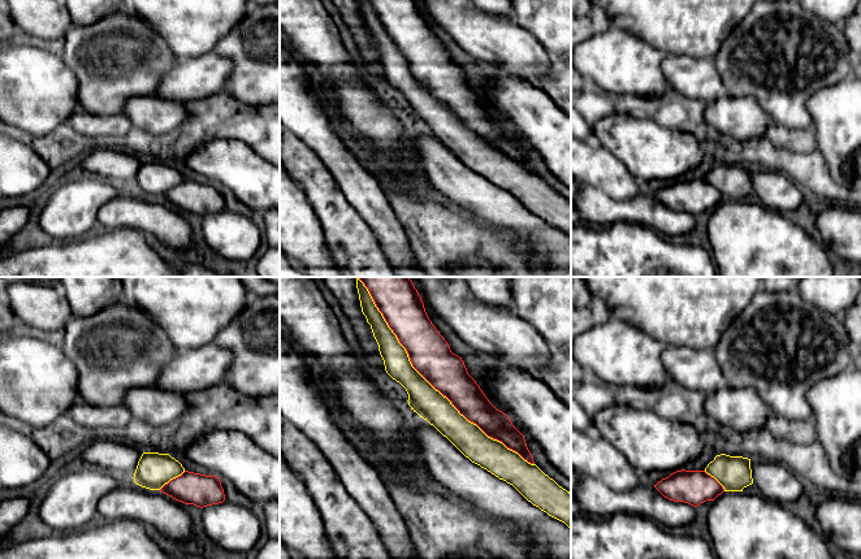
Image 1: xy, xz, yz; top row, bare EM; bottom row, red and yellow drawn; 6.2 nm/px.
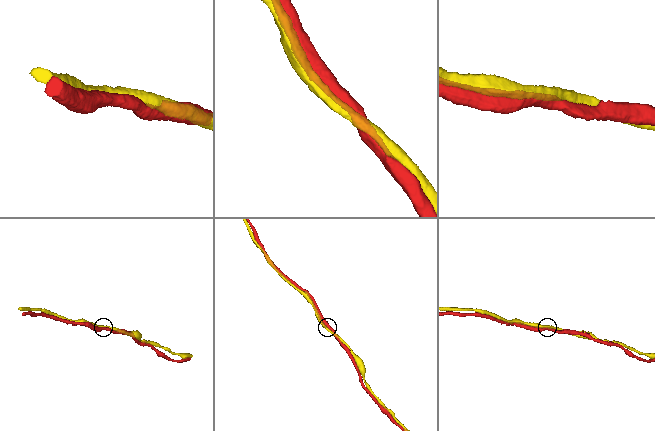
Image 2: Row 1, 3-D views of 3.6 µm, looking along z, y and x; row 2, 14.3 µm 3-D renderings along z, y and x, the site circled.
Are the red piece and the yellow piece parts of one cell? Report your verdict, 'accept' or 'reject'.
reject

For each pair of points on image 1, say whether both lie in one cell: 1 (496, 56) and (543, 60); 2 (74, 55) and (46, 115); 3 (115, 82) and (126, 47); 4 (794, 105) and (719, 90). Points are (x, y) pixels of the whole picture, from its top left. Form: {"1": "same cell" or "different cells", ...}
{"1": "same cell", "2": "different cells", "3": "same cell", "4": "different cells"}

